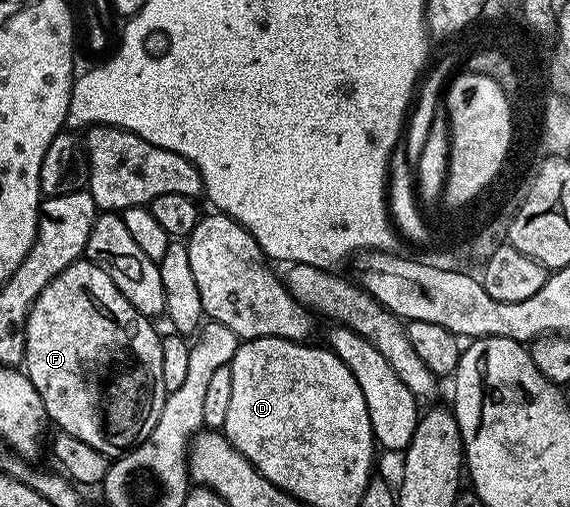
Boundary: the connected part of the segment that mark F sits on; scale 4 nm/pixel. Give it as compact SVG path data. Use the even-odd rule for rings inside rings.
M86 259L74 261L69 267L65 267L65 271L61 271L61 275L53 278L49 287L45 287L45 291L41 291L41 295L37 295L25 323L25 347L27 350L23 356L23 365L33 387L37 387L37 395L41 395L41 403L45 407L48 418L54 424L56 421L62 432L81 439L81 443L89 443L89 447L93 447L97 451L108 455L119 455L128 449L135 448L139 442L148 437L153 431L153 427L157 427L157 419L161 415L161 407L168 392L163 388L161 379L161 333L158 333L151 325L154 325L152 318L137 311L133 307L133 303L129 303L129 299L125 299L125 295L121 295L121 291L117 291L117 283L113 283L113 279L109 279L109 275L105 275L105 271L101 271L101 267L97 267L92 261Z

